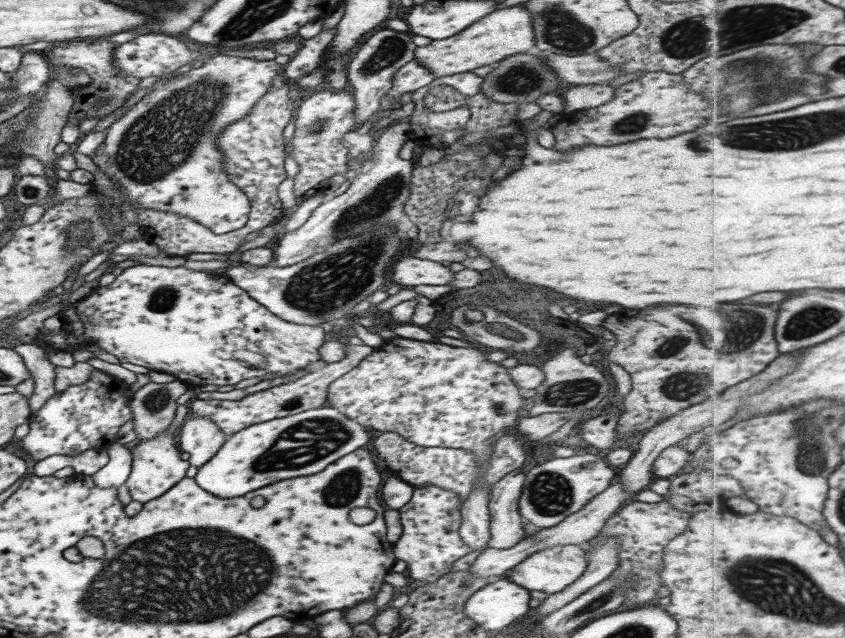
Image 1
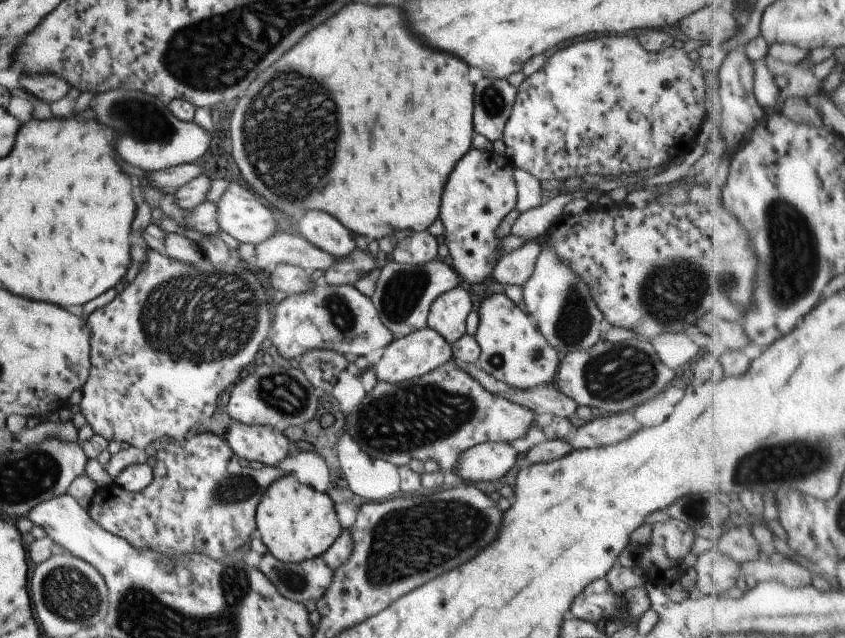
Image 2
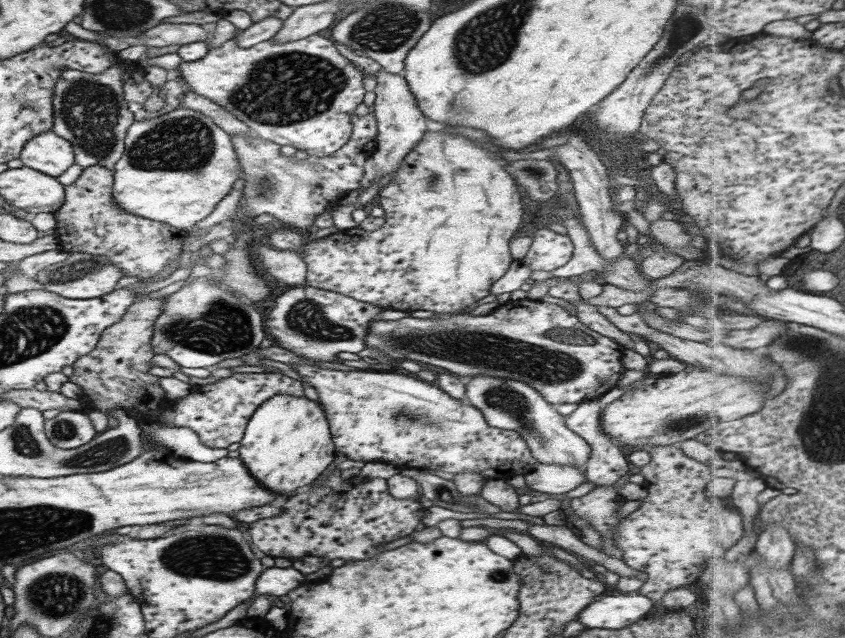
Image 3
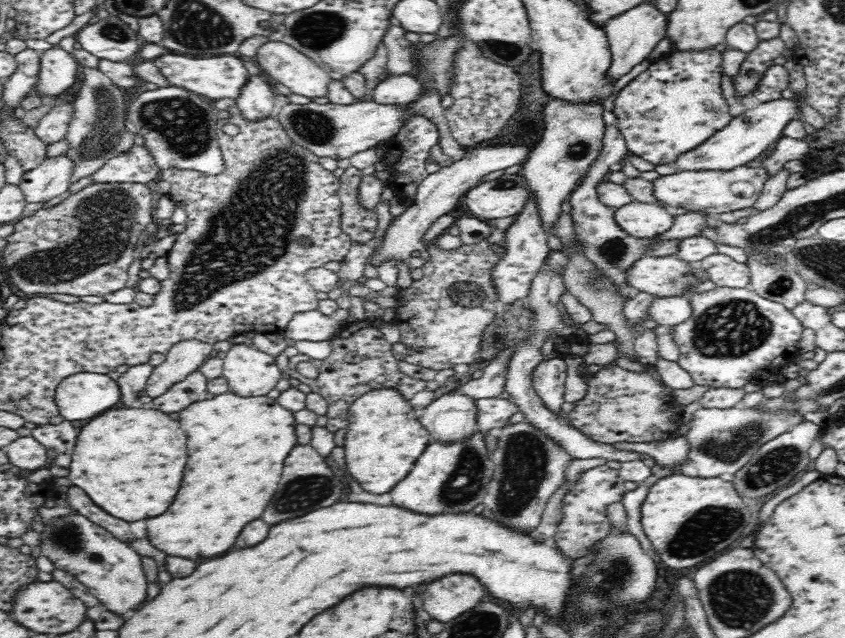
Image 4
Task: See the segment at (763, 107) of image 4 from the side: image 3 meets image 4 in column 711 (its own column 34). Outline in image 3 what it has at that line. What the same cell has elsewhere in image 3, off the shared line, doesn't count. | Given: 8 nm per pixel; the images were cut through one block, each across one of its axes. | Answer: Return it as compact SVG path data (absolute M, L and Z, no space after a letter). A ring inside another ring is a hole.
M46 131L29 138L18 158L22 166L57 178L74 163L73 156L72 146L67 140Z

